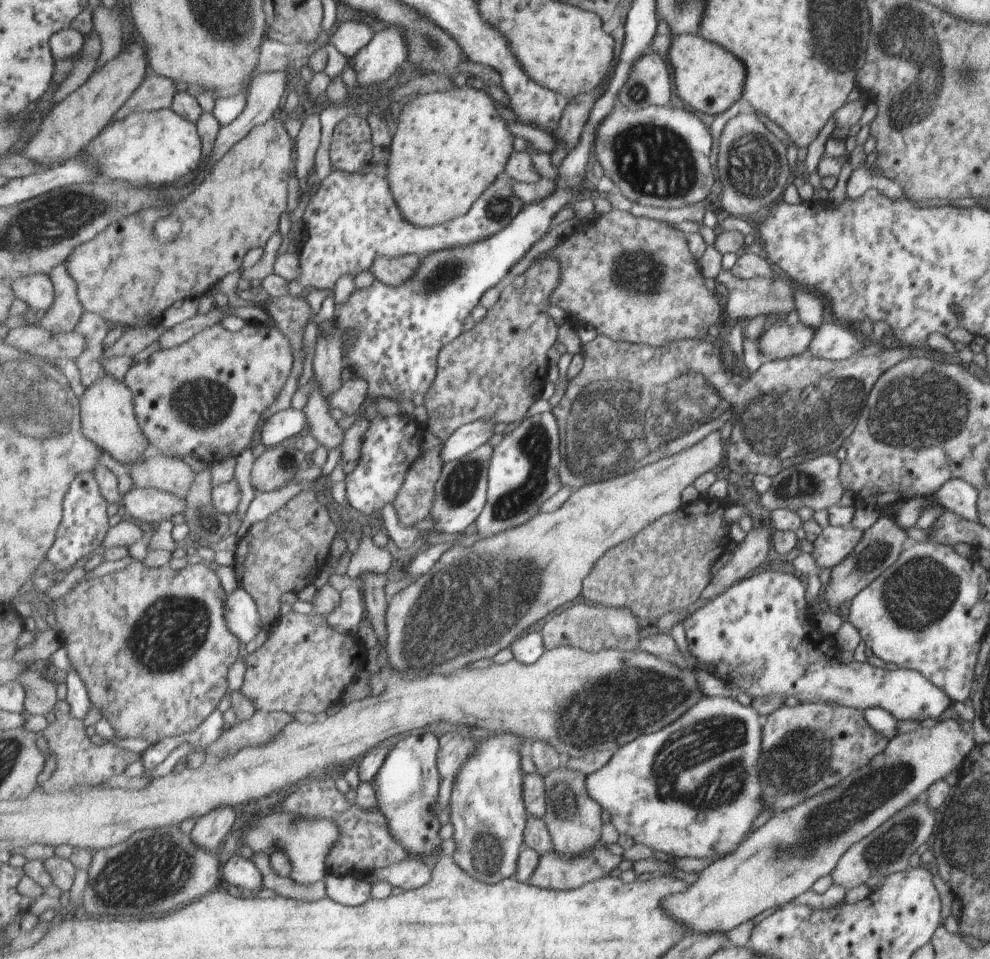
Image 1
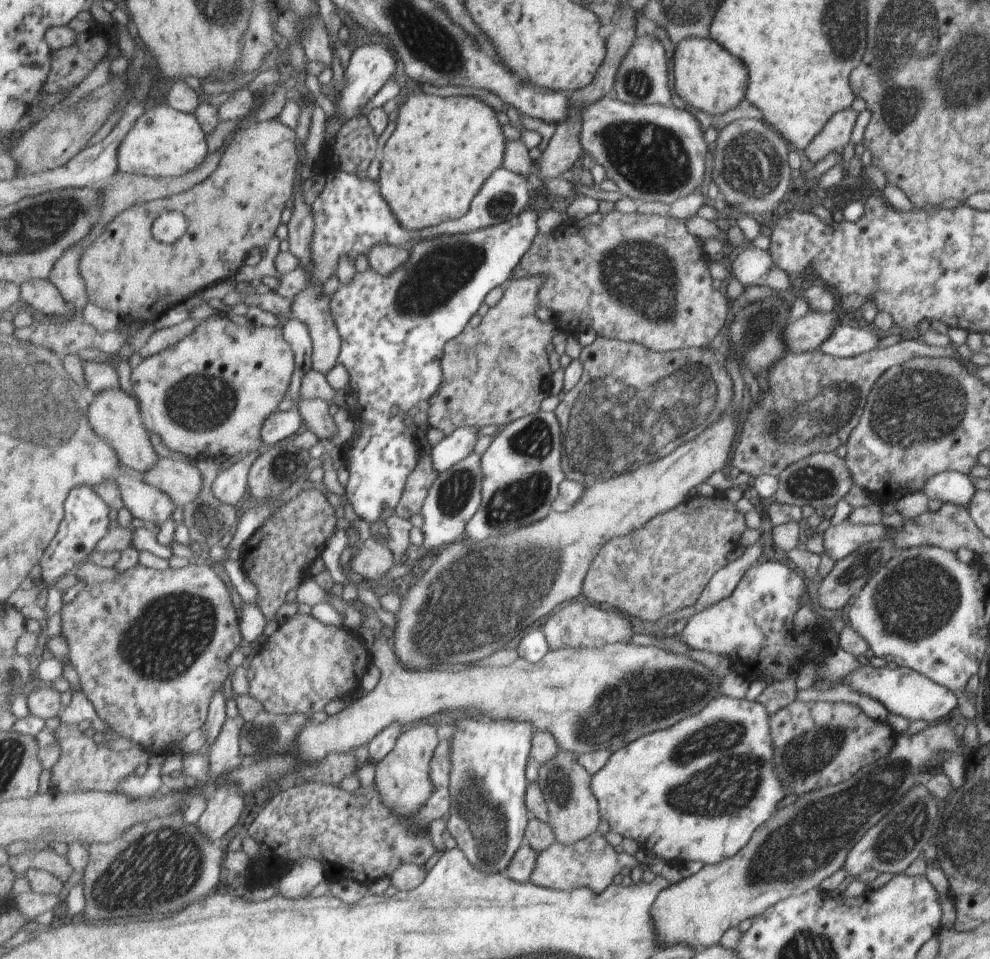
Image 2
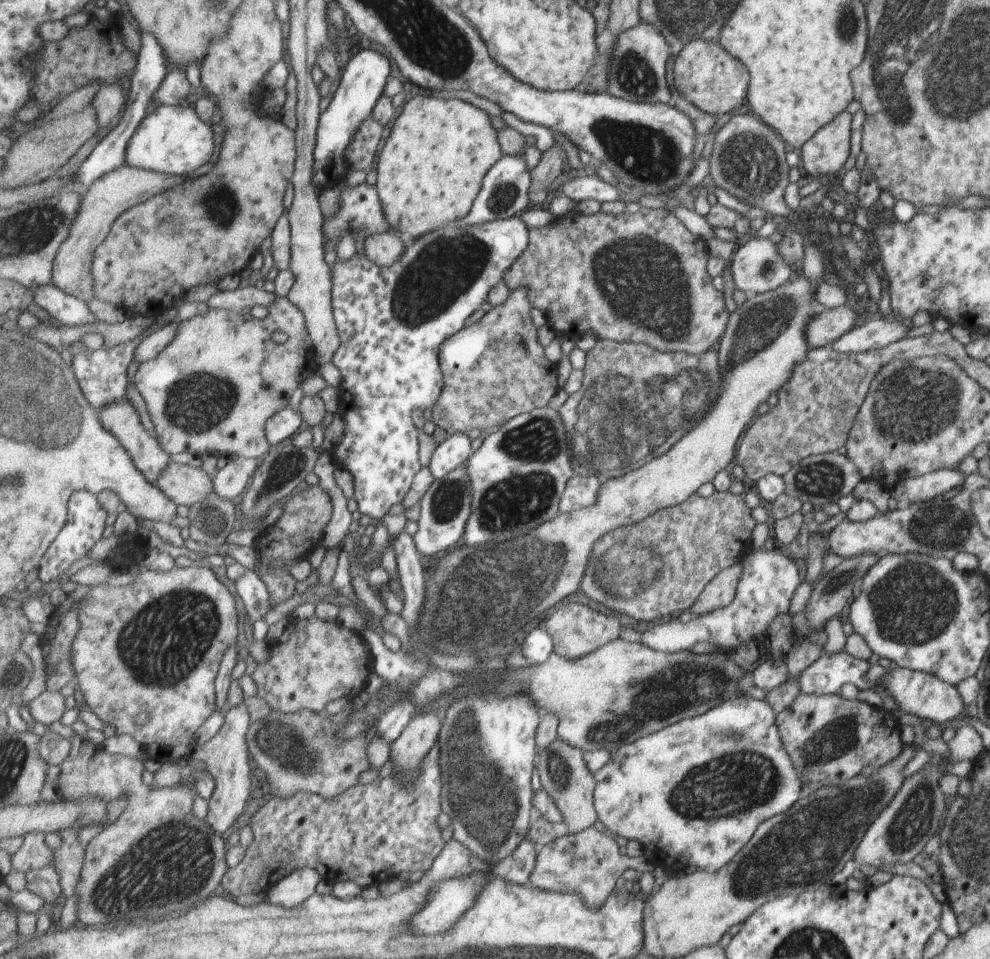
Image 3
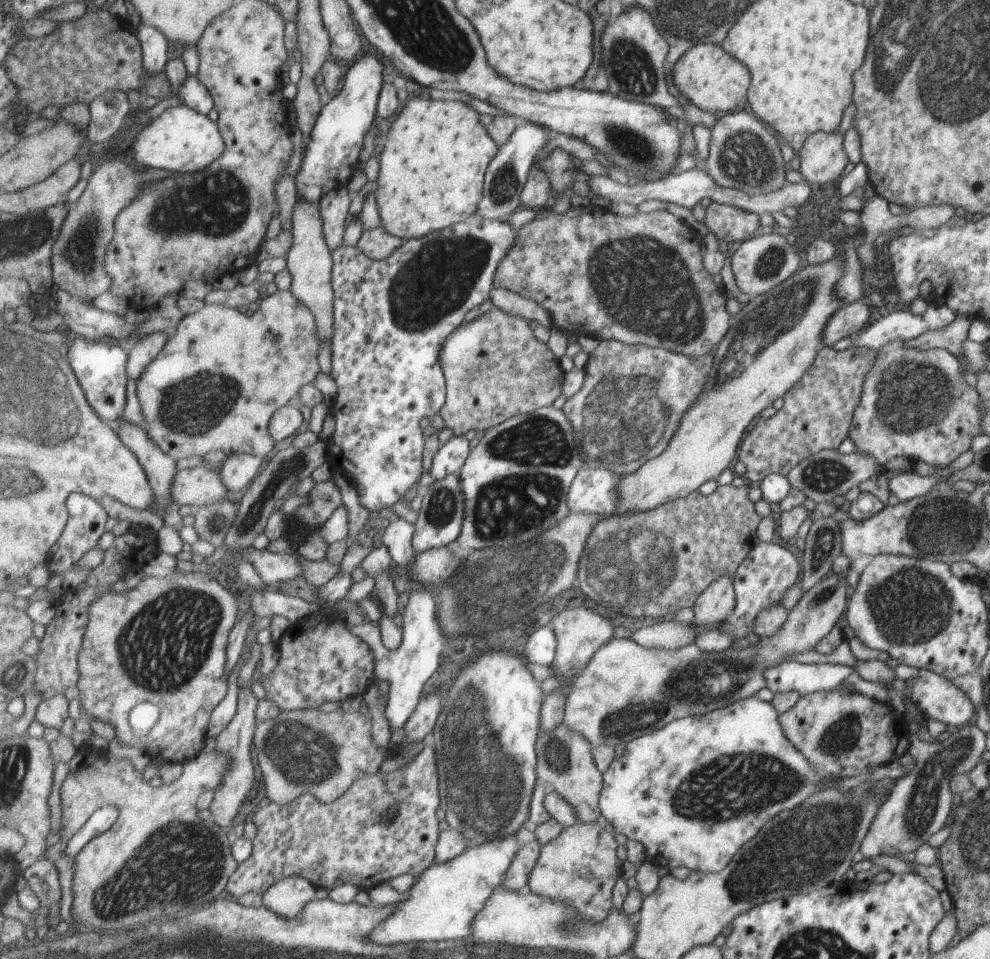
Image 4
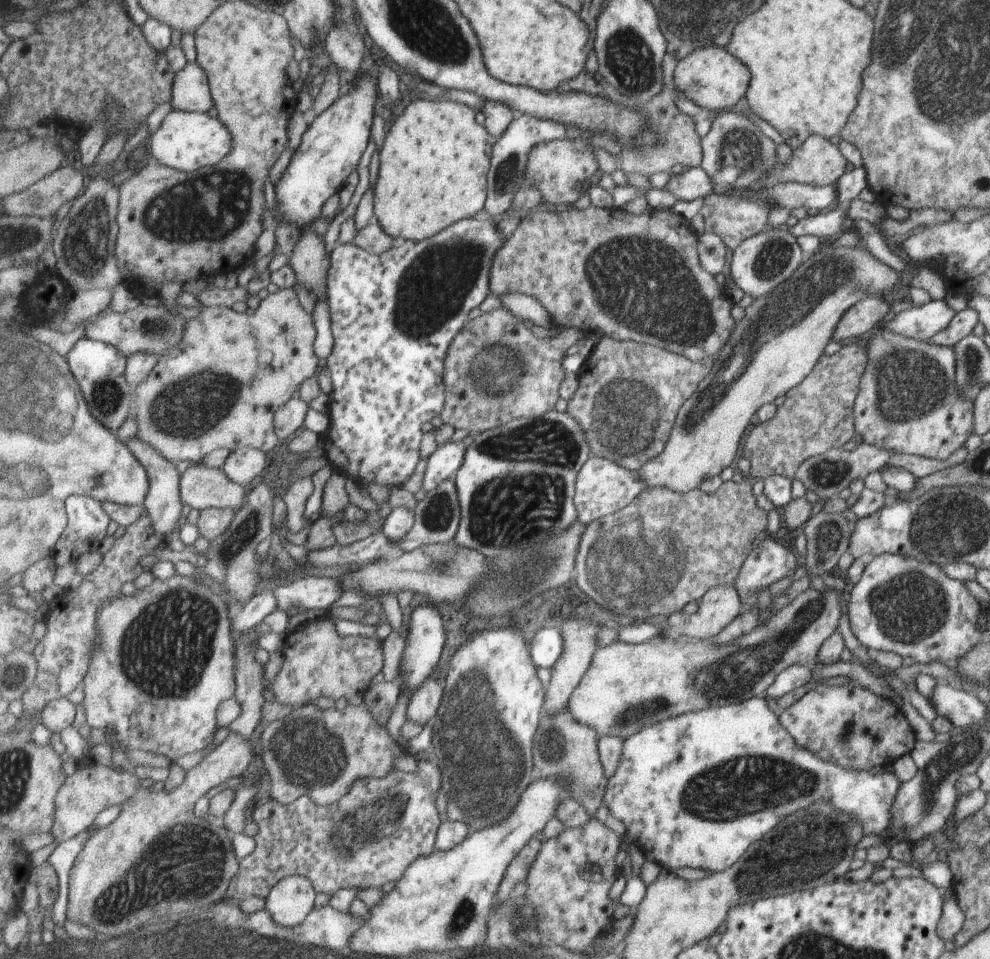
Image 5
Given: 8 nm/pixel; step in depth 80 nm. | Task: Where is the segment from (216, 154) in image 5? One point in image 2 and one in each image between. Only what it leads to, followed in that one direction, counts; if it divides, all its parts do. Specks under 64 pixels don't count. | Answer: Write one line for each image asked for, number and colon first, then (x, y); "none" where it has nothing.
2: (164, 142)
3: (171, 139)
4: (182, 140)

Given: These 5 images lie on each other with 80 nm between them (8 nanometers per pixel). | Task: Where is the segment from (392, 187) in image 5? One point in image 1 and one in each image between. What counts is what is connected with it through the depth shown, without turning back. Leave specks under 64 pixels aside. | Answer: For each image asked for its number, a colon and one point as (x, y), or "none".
1: (449, 147)
2: (434, 164)
3: (431, 169)
4: (432, 164)

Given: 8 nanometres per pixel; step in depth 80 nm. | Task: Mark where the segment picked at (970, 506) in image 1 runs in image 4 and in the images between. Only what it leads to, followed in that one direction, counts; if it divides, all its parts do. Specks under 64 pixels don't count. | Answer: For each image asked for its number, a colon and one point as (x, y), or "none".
2: (950, 486)
3: (923, 487)
4: (904, 486)

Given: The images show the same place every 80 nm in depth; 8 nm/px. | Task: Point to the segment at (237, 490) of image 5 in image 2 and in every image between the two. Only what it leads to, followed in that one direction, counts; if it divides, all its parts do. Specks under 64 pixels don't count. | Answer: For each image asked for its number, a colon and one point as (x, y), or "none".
2: (182, 481)
3: (185, 485)
4: (199, 486)

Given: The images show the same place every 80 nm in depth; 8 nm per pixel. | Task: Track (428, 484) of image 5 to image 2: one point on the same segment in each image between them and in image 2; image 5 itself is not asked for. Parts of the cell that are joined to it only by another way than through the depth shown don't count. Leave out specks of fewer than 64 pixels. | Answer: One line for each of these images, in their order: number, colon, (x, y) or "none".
2: (452, 449)
3: (456, 450)
4: (450, 458)

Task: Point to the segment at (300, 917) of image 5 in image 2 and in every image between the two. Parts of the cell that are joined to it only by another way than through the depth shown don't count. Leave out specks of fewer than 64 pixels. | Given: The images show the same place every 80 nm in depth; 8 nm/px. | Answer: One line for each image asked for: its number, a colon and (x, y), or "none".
2: (306, 874)
3: (291, 891)
4: (287, 898)

